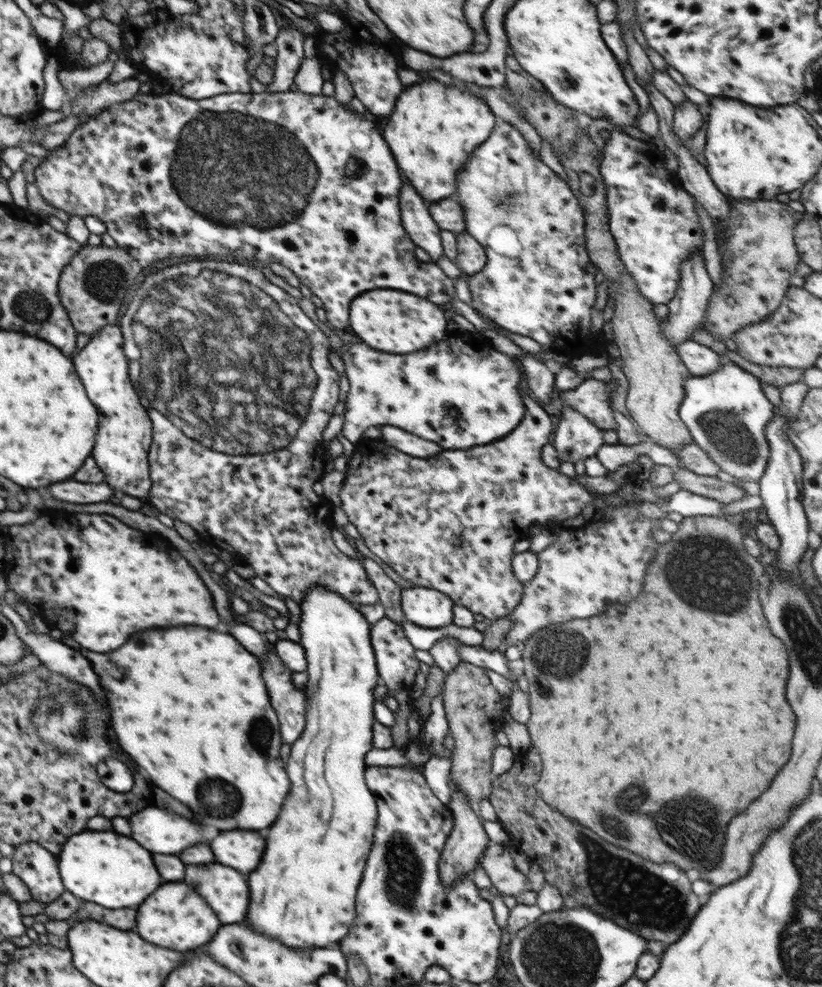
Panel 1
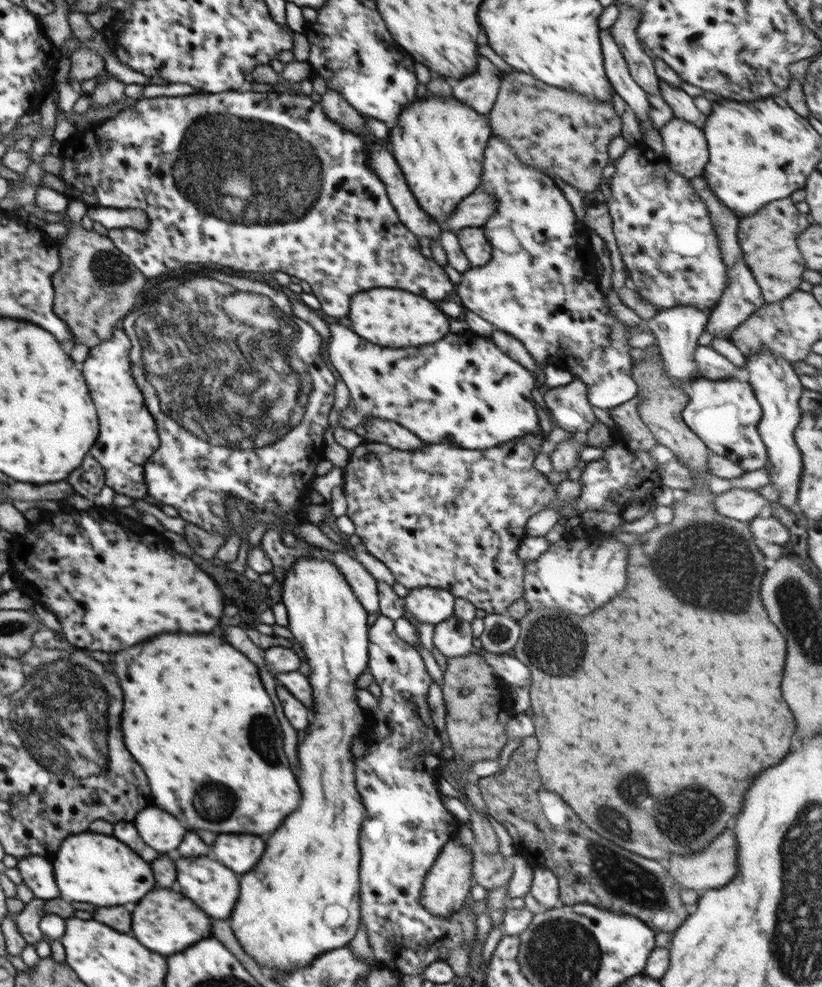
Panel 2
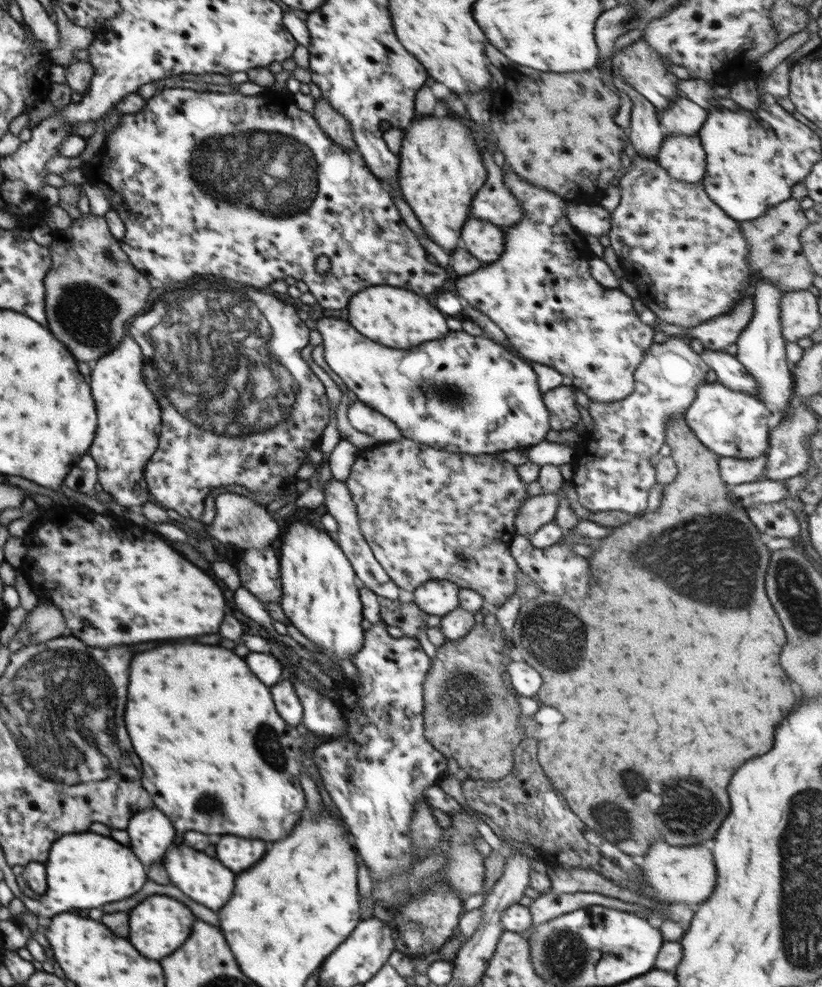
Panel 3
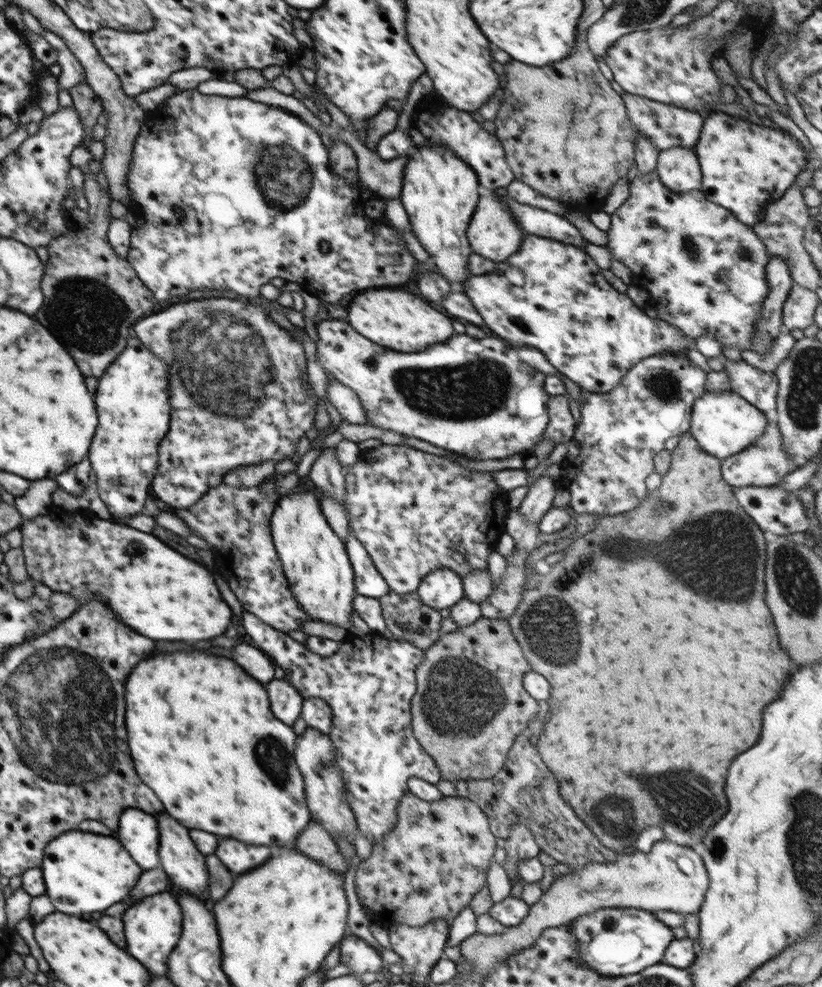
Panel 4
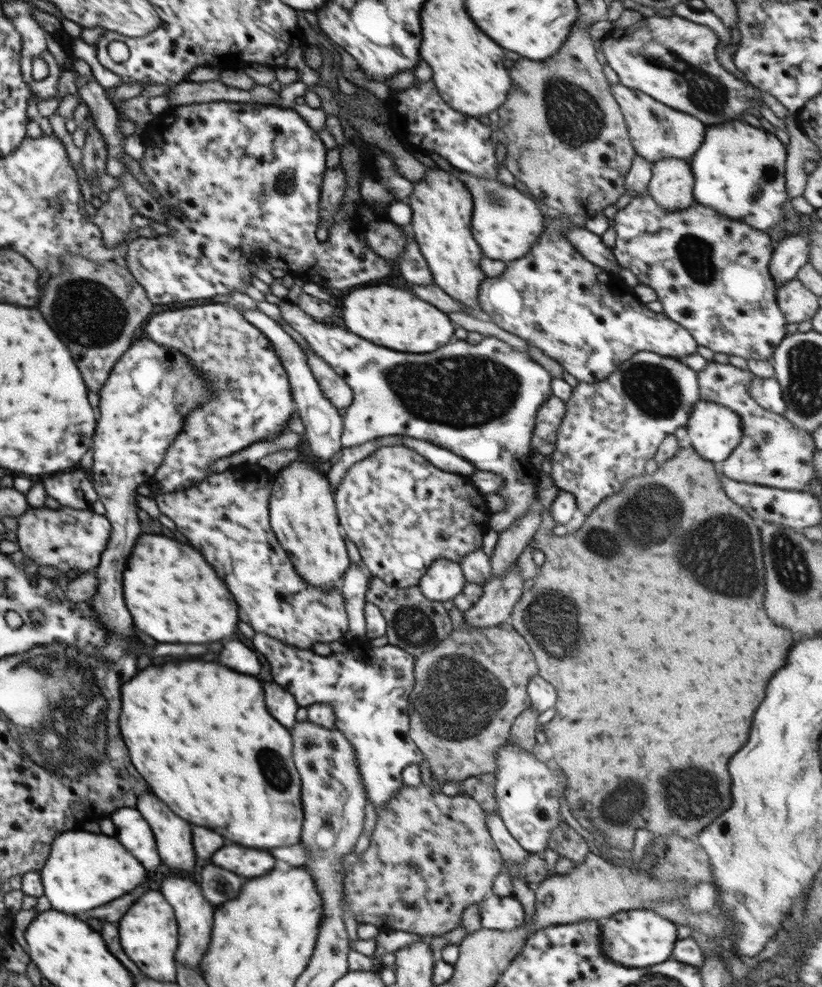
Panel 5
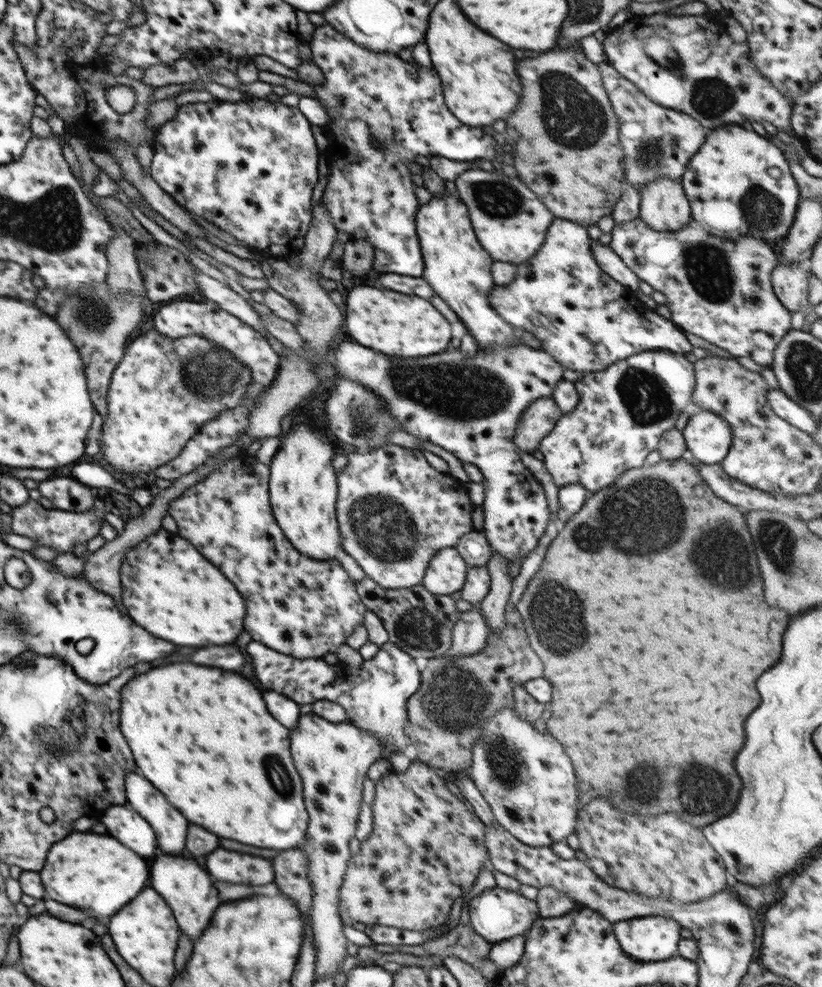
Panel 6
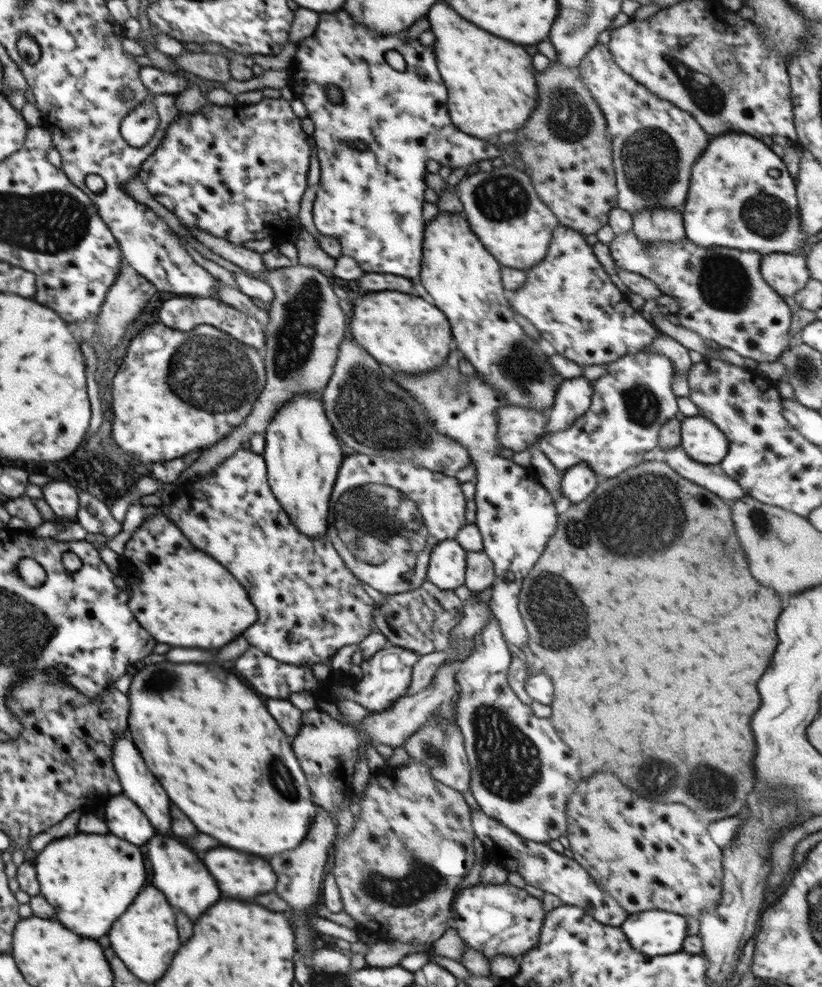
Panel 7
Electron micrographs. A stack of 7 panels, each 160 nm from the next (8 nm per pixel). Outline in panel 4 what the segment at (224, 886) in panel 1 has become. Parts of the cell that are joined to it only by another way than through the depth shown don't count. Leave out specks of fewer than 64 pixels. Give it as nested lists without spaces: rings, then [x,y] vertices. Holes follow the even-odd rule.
[[[157,812],[154,814],[159,824],[160,864],[172,882],[190,894],[206,894],[208,888],[208,868],[204,856],[198,852],[188,836],[188,830],[180,826],[172,816]]]

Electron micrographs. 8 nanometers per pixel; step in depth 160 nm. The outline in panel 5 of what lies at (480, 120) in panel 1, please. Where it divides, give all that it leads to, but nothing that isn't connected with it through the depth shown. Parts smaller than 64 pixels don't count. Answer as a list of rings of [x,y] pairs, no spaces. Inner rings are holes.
[[[428,168],[424,176],[413,183],[409,205],[413,211],[413,218],[408,227],[432,270],[434,282],[454,300],[464,304],[467,314],[474,314],[474,308],[479,307],[480,283],[487,276],[479,265],[480,259],[484,257],[482,249],[474,240],[471,230],[472,193],[458,173],[441,168]]]

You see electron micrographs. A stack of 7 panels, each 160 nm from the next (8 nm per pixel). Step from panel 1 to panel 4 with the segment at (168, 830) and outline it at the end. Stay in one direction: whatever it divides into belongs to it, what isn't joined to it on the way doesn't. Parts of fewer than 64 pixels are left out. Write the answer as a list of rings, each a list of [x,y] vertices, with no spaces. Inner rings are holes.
[[[127,808],[119,818],[116,838],[142,870],[156,868],[159,854],[159,824],[154,815],[137,808]]]

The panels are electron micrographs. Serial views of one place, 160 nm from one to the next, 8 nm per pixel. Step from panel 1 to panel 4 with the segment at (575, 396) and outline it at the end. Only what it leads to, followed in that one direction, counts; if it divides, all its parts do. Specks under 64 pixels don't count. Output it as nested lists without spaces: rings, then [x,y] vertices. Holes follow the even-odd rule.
[[[568,394],[551,396],[547,402],[549,423],[543,437],[551,438],[556,444],[569,443],[575,433],[575,422],[568,405]]]

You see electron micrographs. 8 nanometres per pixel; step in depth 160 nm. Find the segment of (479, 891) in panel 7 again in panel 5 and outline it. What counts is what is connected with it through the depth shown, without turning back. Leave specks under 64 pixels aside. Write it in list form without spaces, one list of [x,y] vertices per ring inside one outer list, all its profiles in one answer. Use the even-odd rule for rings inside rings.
[[[492,894],[479,902],[484,929],[512,930],[525,923],[525,910],[514,896]]]

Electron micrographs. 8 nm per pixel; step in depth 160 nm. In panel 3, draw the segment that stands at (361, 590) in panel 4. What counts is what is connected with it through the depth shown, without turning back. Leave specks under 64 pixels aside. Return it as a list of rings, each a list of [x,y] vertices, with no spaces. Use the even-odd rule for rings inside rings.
[[[334,478],[330,479],[328,485],[326,485],[326,493],[324,492],[324,495],[325,503],[323,508],[326,508],[328,513],[338,521],[339,529],[334,537],[336,538],[338,546],[342,549],[342,552],[348,557],[348,560],[352,564],[358,583],[361,584],[361,586],[366,586],[368,590],[372,590],[379,598],[383,597],[389,600],[398,600],[400,592],[398,586],[396,586],[390,579],[390,576],[382,569],[382,566],[380,566],[376,557],[373,555],[370,545],[361,533],[357,510],[345,481]]]

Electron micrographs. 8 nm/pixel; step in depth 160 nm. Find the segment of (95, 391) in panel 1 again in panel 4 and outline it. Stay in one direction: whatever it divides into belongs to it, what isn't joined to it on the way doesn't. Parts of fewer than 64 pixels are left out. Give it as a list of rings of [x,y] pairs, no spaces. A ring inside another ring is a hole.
[[[130,337],[124,352],[98,380],[94,394],[98,428],[90,458],[97,478],[97,492],[116,523],[129,526],[126,518],[141,513],[152,495],[150,488],[158,466],[158,442],[168,432],[170,424],[170,398],[166,394],[168,370],[162,358],[150,352],[136,337]]]

